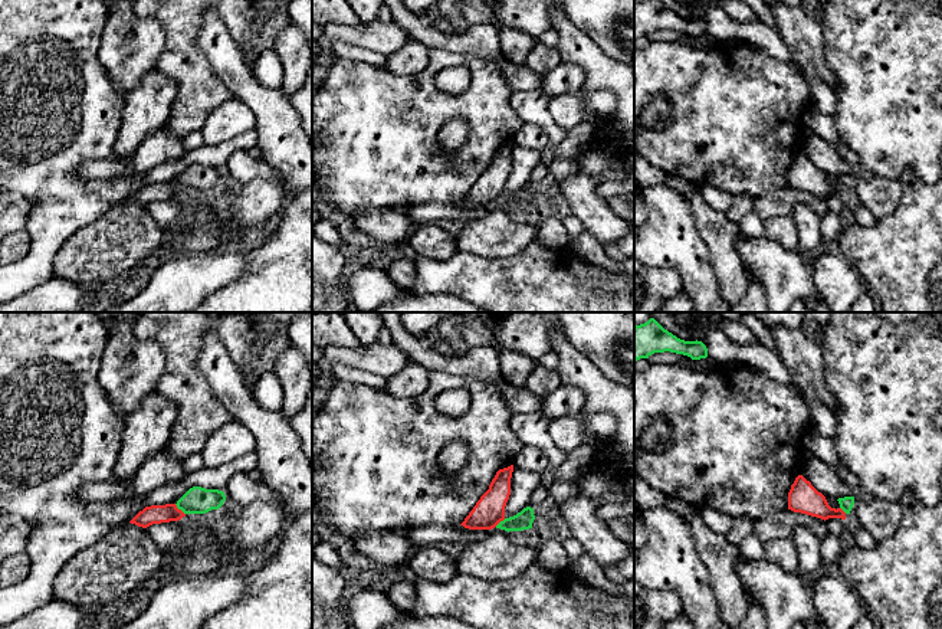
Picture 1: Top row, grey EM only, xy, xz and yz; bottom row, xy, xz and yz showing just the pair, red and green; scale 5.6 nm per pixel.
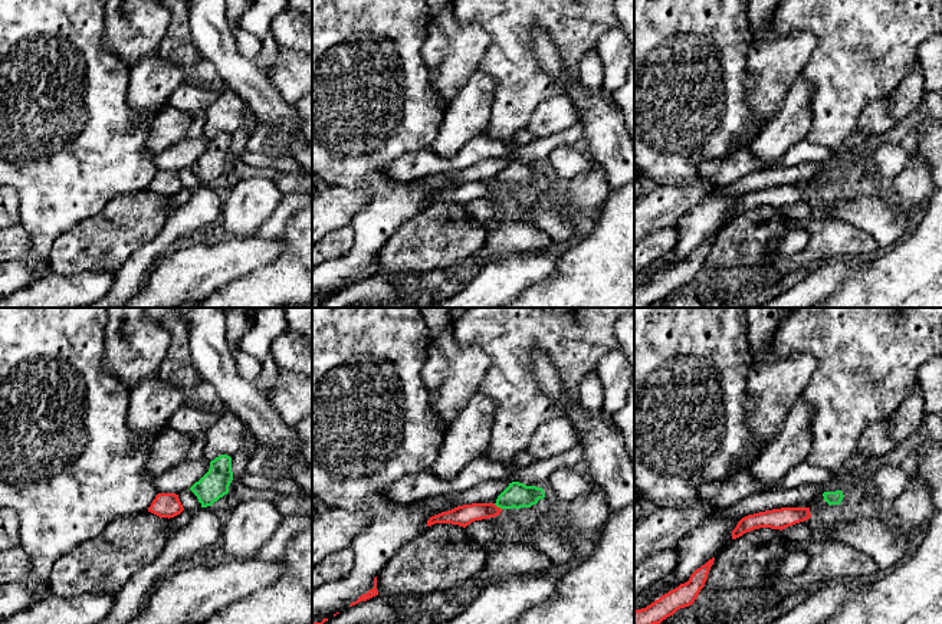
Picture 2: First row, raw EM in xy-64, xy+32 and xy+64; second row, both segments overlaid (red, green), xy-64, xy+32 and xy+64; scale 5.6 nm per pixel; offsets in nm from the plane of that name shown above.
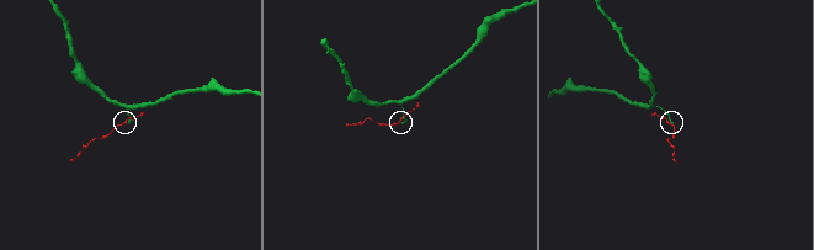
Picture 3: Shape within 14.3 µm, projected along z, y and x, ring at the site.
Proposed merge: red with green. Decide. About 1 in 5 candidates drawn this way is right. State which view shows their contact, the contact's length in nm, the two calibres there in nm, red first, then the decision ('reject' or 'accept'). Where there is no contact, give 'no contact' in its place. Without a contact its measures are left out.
meets red in xy; contact 90 nm long; 110 nm thick on the red side, 150 nm on the other; reject

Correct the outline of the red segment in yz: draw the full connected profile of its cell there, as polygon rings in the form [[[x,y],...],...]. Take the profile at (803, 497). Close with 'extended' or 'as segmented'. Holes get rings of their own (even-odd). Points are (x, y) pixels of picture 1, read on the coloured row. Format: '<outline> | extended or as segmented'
[[[798,475],[791,485],[788,492],[788,510],[817,517],[824,521],[828,518],[846,520],[846,512],[841,508],[831,508],[826,497],[802,475]]] | as segmented

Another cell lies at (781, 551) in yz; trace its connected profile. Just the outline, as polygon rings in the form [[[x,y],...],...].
[[[777,538],[762,543],[765,558],[782,567],[785,571],[798,573],[798,551],[791,538]]]

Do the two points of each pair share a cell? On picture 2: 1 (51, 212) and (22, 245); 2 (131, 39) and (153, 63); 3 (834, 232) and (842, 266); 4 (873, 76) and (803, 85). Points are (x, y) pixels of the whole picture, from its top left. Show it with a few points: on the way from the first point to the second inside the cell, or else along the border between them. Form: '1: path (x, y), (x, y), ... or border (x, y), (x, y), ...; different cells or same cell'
1: border (19, 222), (30, 237), (30, 250), (15, 260); different cells
2: border (157, 49), (140, 58), (130, 71); different cells
3: border (869, 255), (821, 260), (807, 268); different cells
4: border (801, 74), (810, 84), (810, 118); different cells

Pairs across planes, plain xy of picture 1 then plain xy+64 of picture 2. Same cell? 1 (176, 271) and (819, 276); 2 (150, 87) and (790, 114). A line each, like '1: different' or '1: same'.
1: same
2: same

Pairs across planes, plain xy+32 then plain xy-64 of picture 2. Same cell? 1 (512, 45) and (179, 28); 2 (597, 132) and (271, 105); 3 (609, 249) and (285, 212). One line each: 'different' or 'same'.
1: same
2: same
3: different

